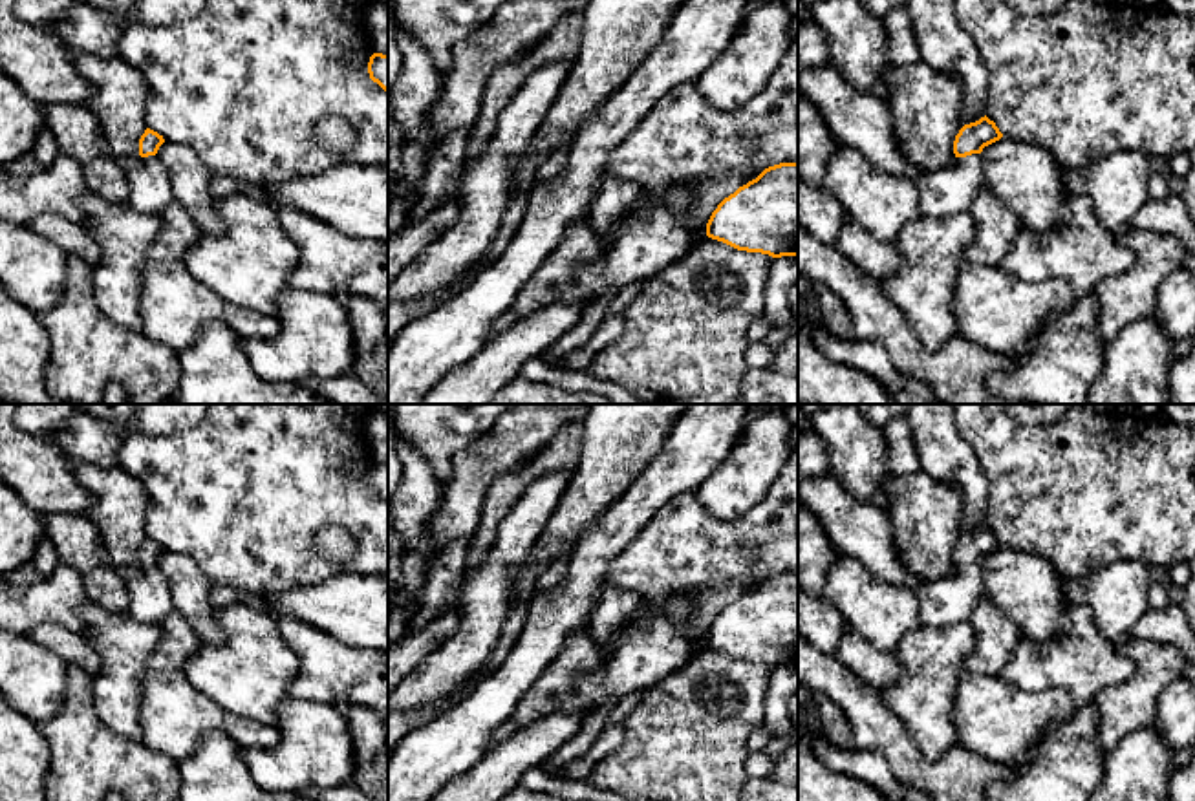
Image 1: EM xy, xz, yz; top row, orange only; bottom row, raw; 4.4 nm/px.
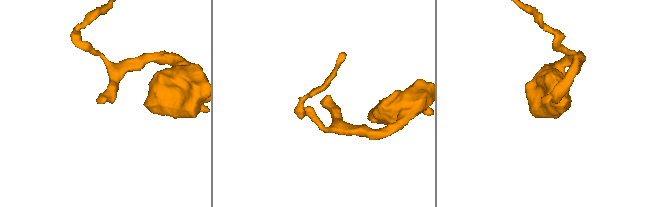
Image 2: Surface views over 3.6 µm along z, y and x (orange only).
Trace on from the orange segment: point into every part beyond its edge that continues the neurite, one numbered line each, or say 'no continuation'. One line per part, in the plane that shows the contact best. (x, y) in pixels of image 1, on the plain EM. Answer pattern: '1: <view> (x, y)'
1: yz (950, 600)

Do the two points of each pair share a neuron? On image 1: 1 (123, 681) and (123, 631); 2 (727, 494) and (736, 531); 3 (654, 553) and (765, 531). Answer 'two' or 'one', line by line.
1: one
2: two
3: one

